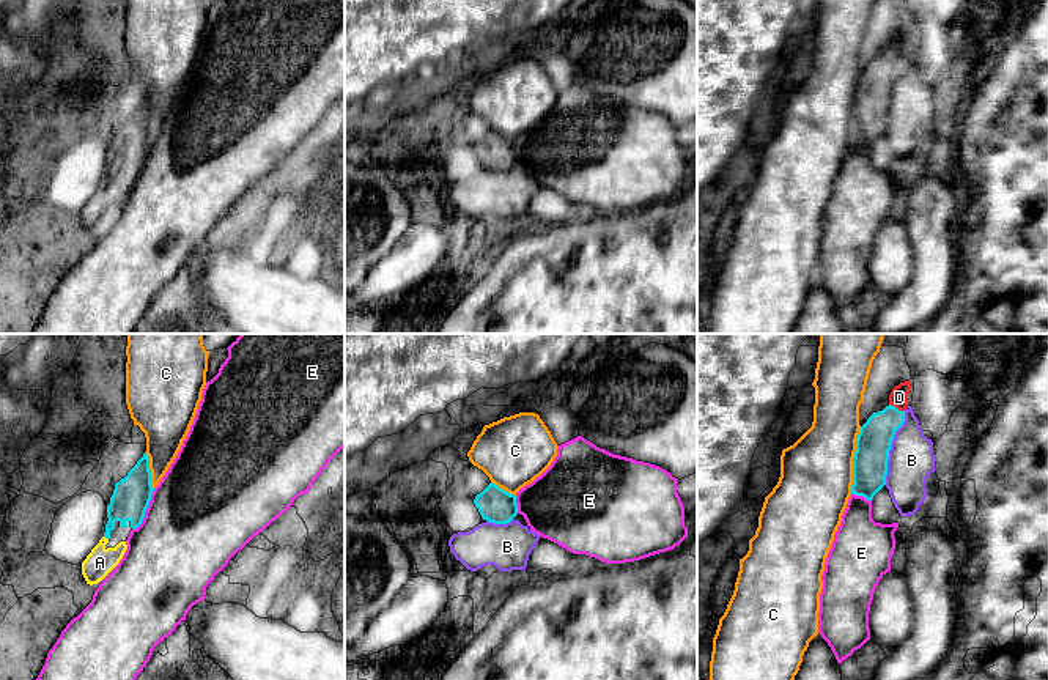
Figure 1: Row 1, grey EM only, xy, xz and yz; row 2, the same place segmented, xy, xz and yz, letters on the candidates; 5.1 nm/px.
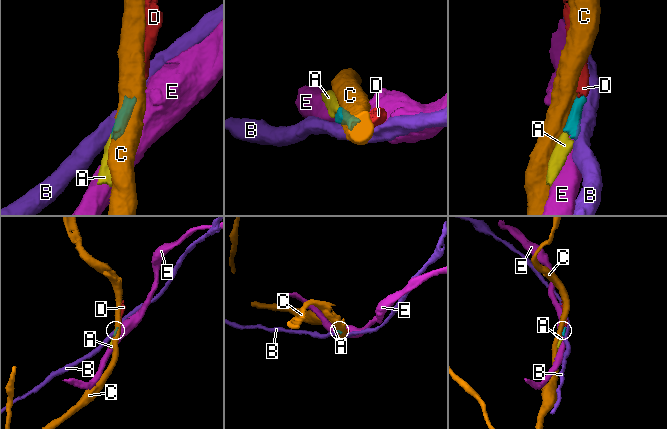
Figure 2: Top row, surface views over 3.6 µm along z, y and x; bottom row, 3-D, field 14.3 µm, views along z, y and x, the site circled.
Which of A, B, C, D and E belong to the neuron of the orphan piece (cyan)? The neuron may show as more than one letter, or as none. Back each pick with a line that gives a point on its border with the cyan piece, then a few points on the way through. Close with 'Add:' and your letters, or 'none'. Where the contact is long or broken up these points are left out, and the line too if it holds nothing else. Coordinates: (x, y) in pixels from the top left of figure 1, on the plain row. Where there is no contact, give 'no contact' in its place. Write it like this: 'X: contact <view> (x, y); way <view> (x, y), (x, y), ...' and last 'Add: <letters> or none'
A: contact xy (106, 184); way xy (131, 144), (112, 164), (106, 184), (99, 195), (99, 210)
D: contact yz (896, 55)
Add: A, D

